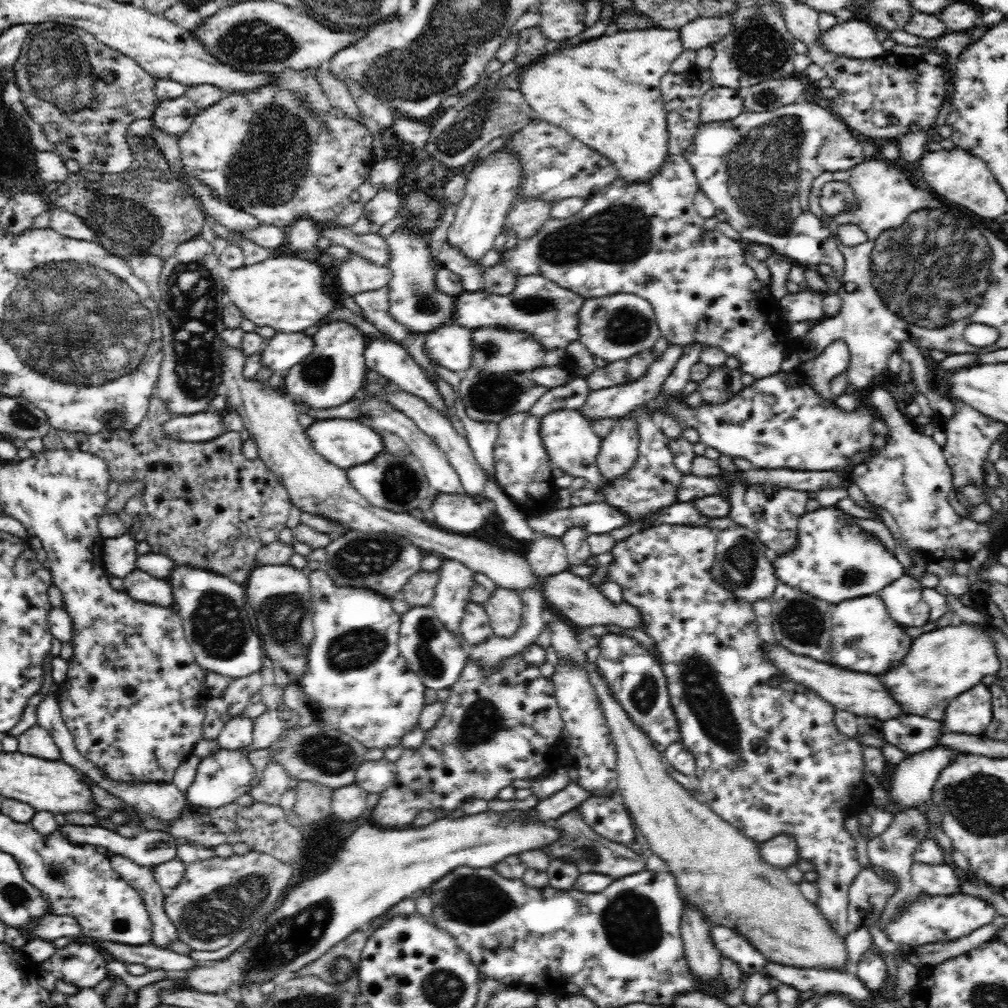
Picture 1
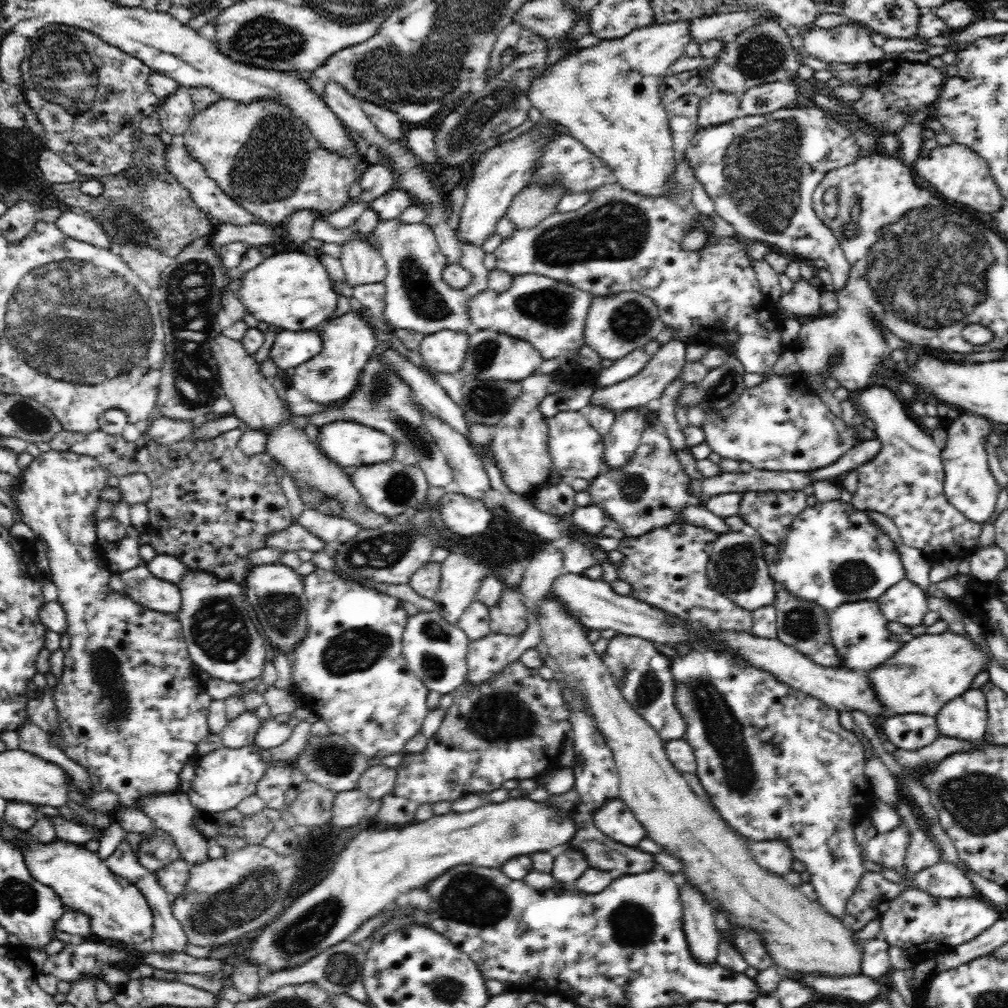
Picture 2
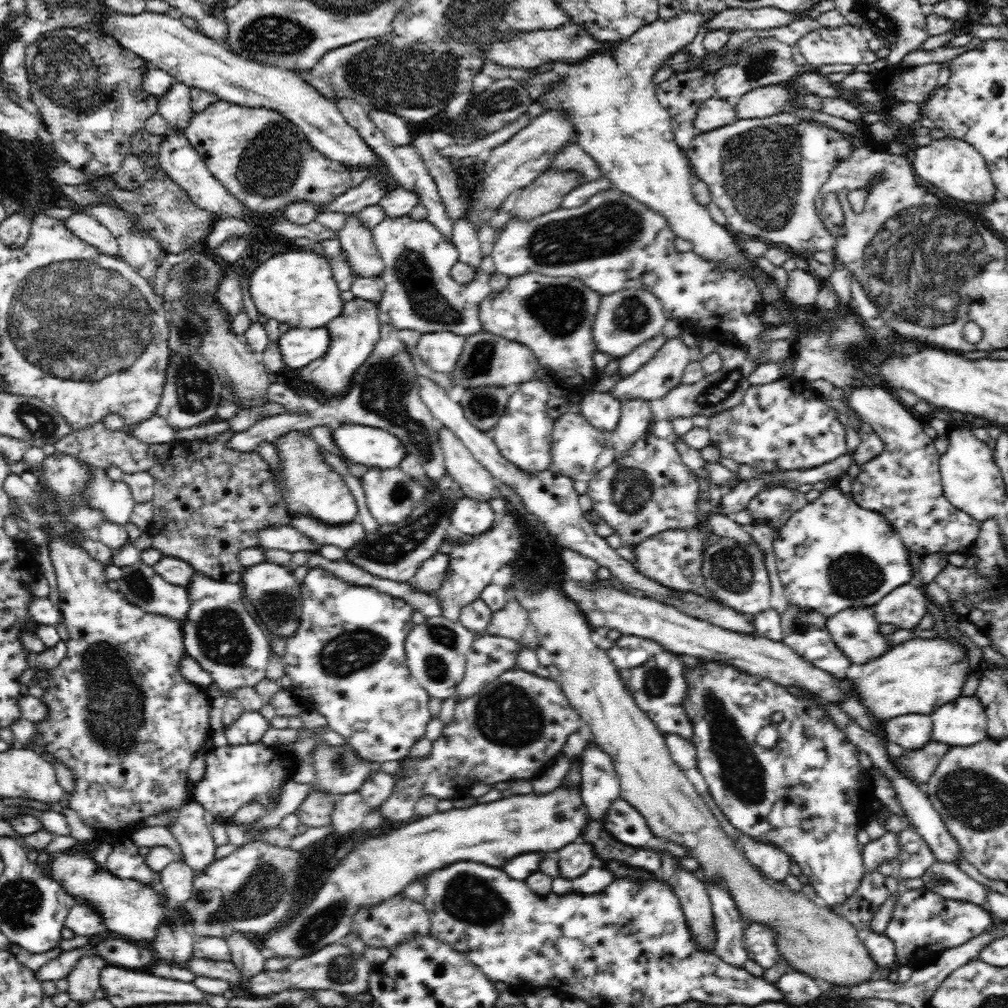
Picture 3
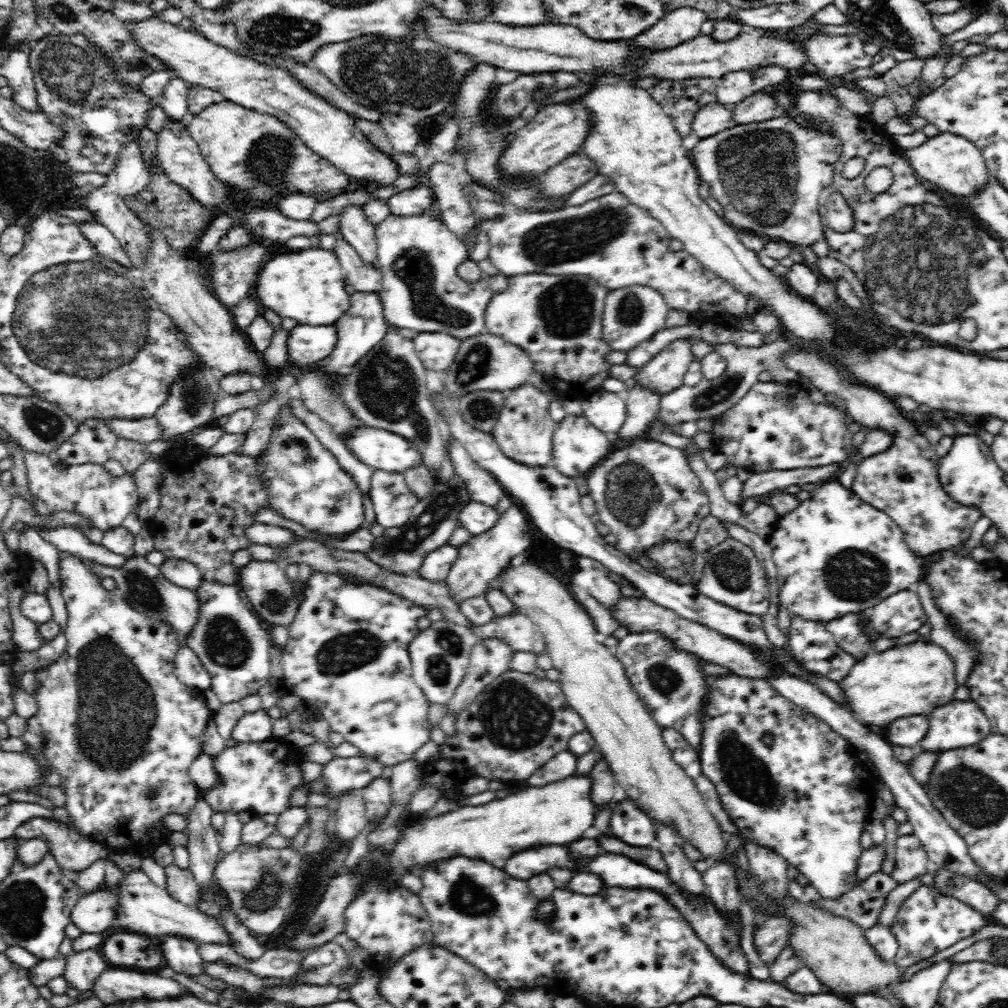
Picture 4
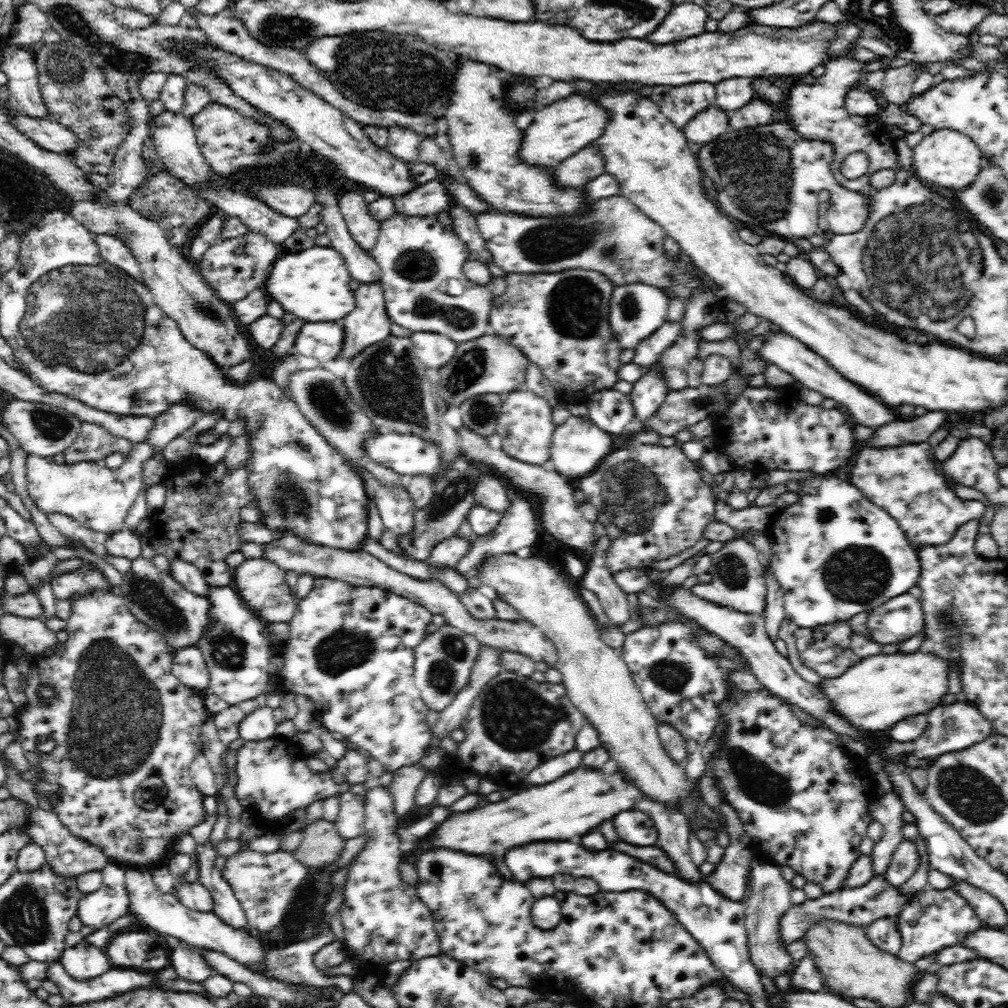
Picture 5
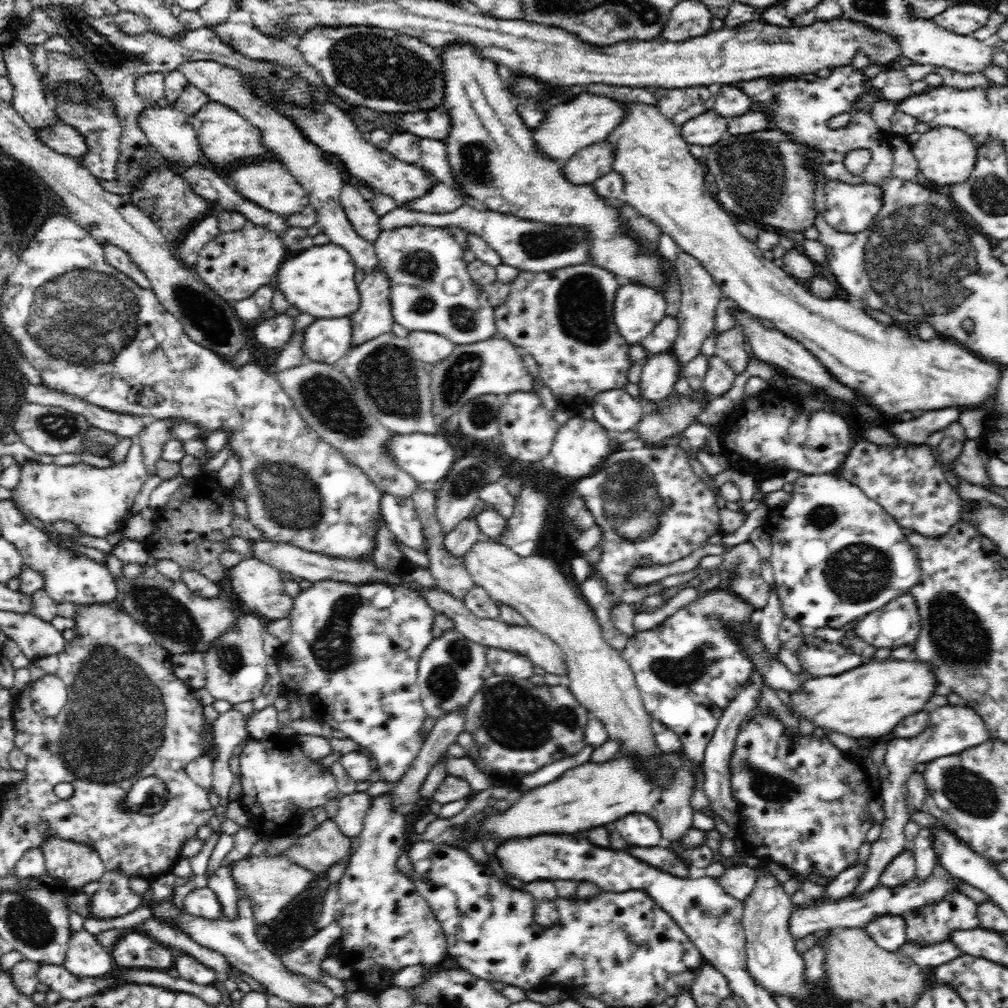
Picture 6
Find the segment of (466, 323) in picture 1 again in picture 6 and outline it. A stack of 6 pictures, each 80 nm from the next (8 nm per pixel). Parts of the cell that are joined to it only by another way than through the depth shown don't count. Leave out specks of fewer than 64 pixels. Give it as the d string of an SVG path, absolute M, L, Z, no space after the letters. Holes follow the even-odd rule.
M593 264L540 273L521 271L509 284L510 292L506 300L494 307L498 335L523 353L532 354L540 366L539 375L558 400L562 398L561 404L572 396L580 396L588 405L594 395L618 387L622 389L628 382L626 372L633 364L628 357L629 345L620 339L612 312L616 290L622 283L611 271Z

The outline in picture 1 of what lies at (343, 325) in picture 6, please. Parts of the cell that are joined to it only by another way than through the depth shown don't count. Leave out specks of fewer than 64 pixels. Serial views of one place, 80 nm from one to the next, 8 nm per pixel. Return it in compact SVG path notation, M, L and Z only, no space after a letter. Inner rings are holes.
M276 333L273 338L266 340L265 346L260 354L262 367L273 371L286 372L292 365L304 360L312 352L314 342L303 333Z

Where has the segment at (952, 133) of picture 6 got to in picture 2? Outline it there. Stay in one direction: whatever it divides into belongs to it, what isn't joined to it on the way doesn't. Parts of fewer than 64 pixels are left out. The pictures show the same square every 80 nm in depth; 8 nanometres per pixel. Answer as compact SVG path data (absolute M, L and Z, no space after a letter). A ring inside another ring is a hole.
M952 143L948 146L938 145L932 150L922 149L920 156L910 166L916 177L928 180L946 198L962 202L978 212L993 215L1007 203L989 171L989 164L966 145Z

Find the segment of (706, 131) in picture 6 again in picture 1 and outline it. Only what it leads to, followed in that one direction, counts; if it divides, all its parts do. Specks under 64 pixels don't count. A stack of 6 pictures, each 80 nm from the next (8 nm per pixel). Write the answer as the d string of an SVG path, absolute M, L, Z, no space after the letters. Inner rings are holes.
M714 86L704 93L699 104L703 123L732 120L745 111L745 102L738 88Z

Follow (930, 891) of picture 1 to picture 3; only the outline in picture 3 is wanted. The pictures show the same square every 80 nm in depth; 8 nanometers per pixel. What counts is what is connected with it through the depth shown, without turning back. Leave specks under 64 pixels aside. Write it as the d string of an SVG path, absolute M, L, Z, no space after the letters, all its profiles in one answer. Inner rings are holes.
M936 861L920 878L925 890L944 898L973 902L980 906L986 902L986 887L968 876L955 863Z

